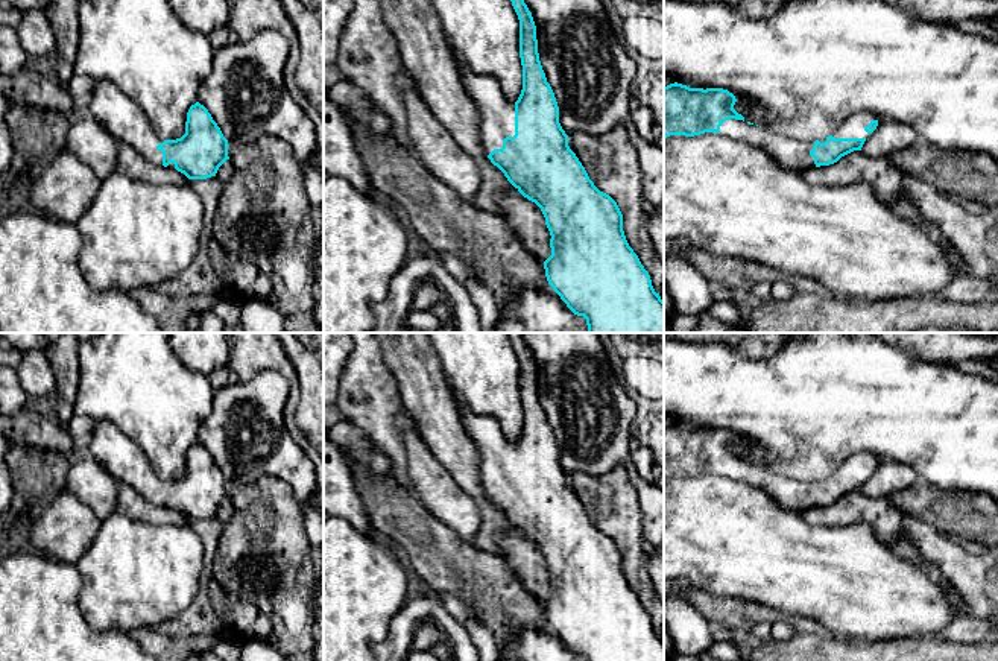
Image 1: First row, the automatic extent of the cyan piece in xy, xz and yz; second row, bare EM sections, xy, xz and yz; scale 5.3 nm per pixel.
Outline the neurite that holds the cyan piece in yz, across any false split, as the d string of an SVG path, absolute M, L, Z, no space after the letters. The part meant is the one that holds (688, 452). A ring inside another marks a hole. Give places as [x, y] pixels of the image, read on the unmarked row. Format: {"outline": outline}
{"outline": "M677 422L664 427L664 479L720 473L766 492L779 508L799 514L861 491L878 466L875 454L861 451L849 456L826 479L804 482L746 462L734 450L735 442L735 436L723 429L690 429Z"}

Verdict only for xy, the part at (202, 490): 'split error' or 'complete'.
split error

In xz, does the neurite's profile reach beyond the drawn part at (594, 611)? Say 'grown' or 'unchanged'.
grown

